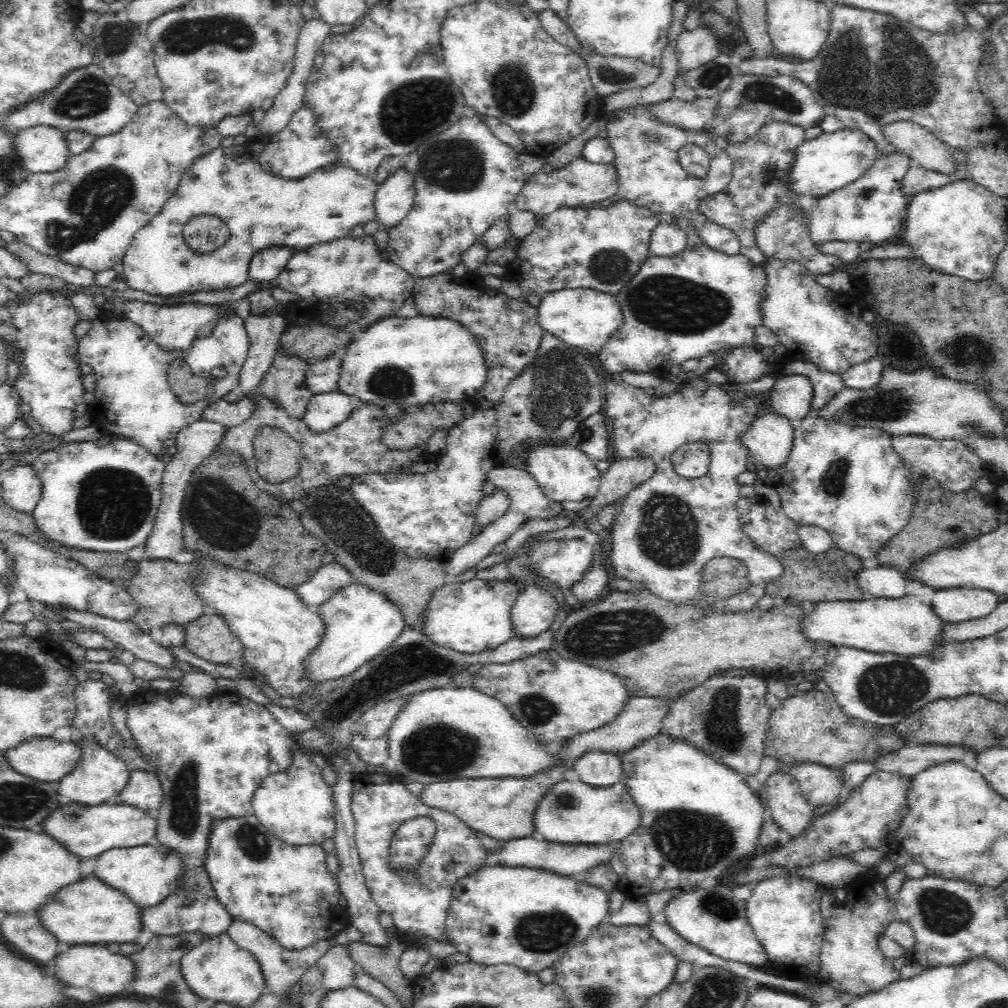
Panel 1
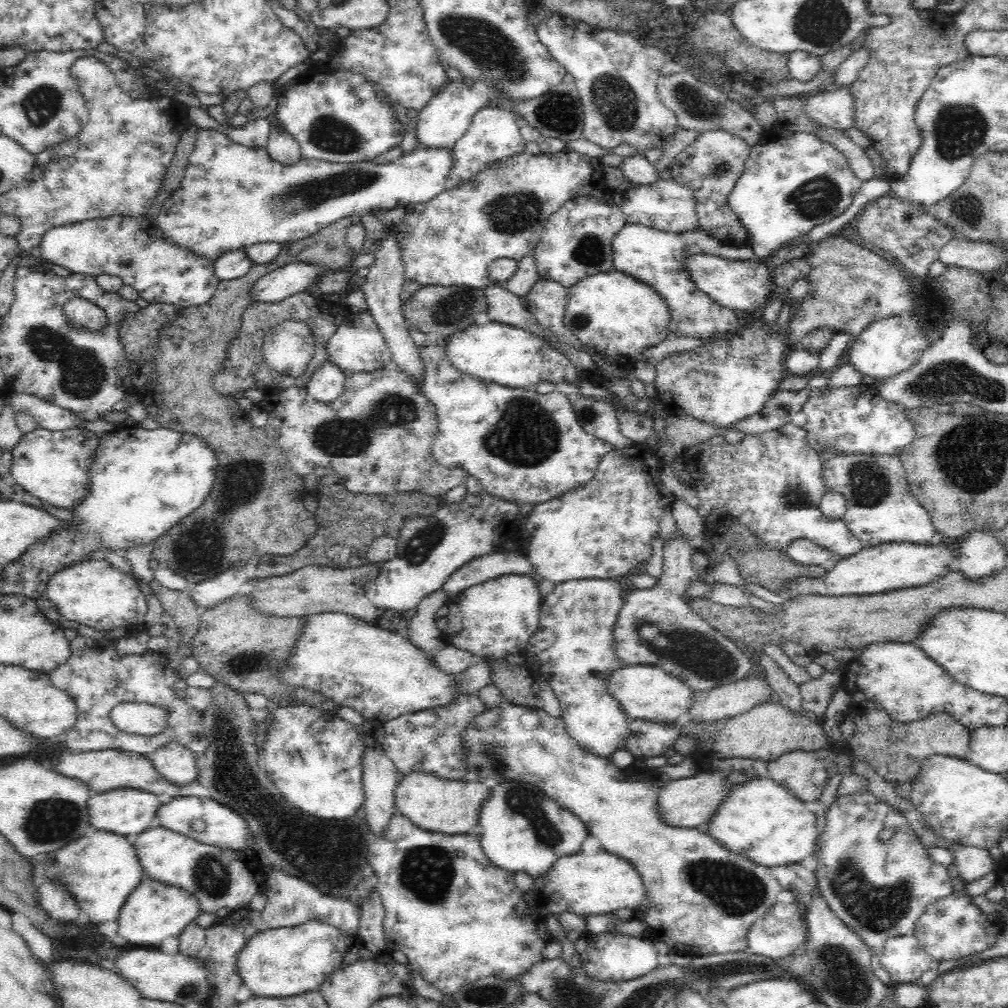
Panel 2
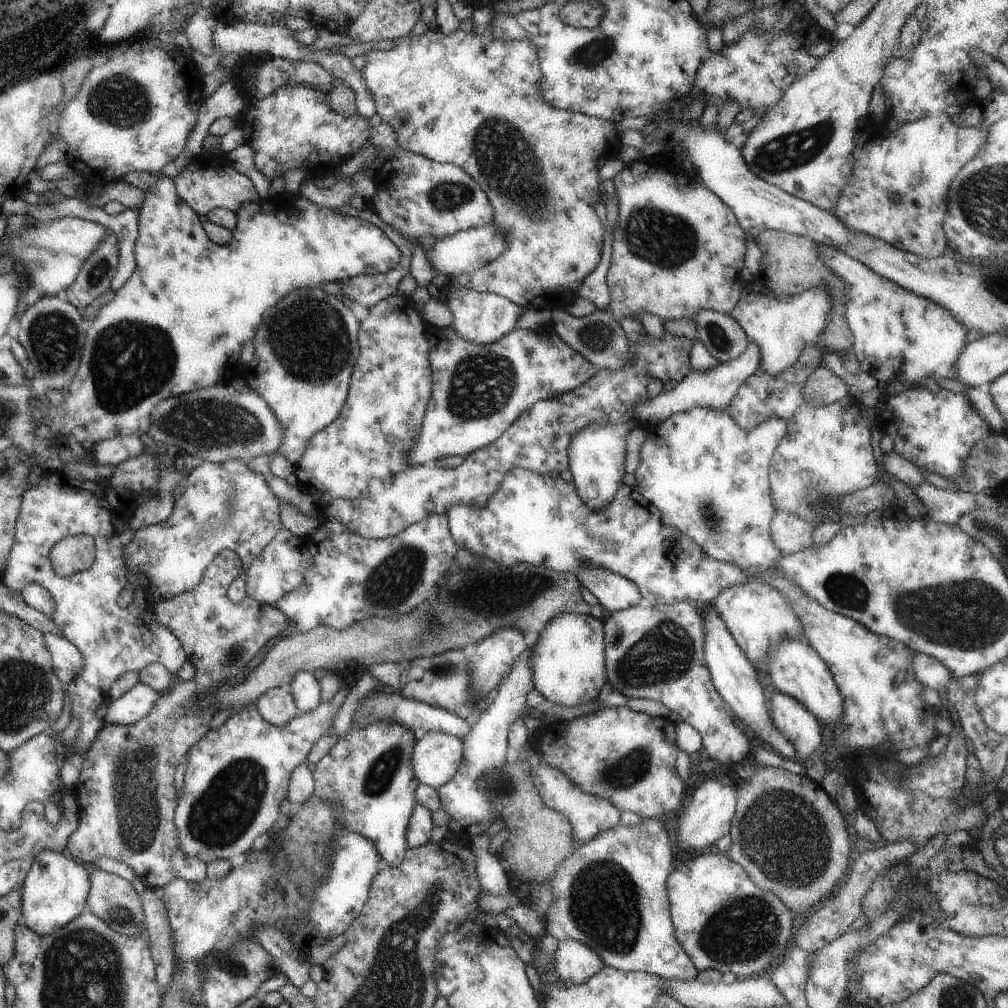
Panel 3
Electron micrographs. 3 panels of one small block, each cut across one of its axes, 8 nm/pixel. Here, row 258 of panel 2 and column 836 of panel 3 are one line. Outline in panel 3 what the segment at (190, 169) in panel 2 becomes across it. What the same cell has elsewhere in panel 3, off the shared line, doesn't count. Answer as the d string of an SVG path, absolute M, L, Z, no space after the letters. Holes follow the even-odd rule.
M941 112L937 116L919 118L915 122L899 126L895 132L885 136L867 134L863 142L853 150L853 176L841 190L835 210L831 212L849 230L859 234L869 234L921 258L937 258L945 252L947 238L943 234L941 222L947 210L947 192L955 174L987 144L989 130L985 126L959 128L951 124L951 116Z

